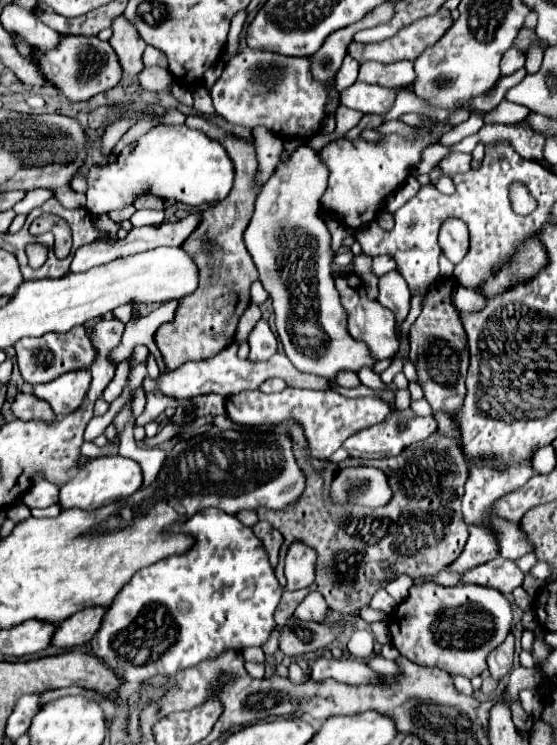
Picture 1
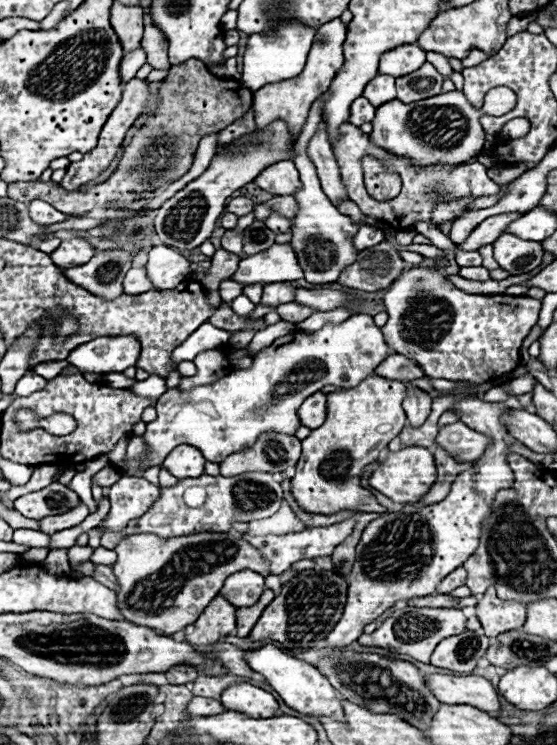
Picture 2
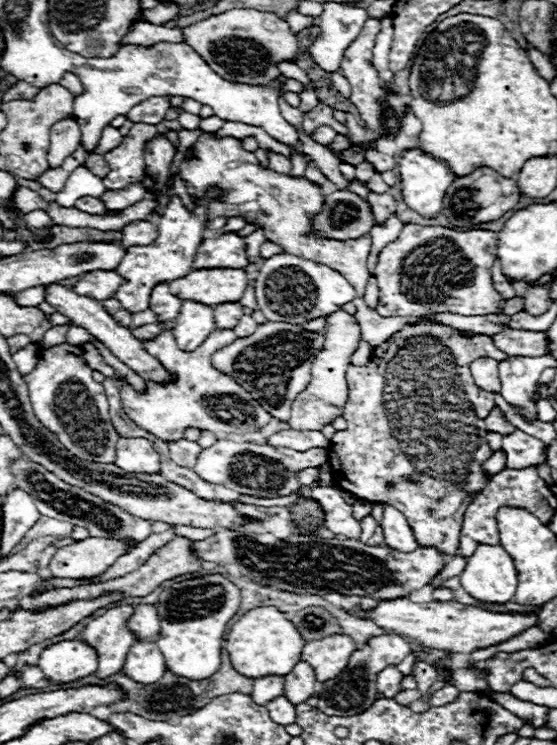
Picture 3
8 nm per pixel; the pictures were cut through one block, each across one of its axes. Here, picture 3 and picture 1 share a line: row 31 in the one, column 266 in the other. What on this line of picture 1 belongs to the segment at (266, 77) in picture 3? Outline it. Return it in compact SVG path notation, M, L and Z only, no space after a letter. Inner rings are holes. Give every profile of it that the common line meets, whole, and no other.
M298 144L290 160L280 164L270 176L270 180L262 186L256 198L254 216L244 232L244 242L258 268L264 290L272 298L272 306L276 314L276 330L286 350L286 356L300 372L334 380L336 374L342 370L358 372L360 368L374 368L378 360L370 356L370 348L366 348L366 344L354 340L348 334L346 310L342 308L338 290L334 288L334 278L330 274L332 272L330 264L334 254L330 252L330 234L324 220L320 218L320 206L318 206L318 200L326 190L326 180L328 180L328 170L318 160L318 152L312 150L308 144Z

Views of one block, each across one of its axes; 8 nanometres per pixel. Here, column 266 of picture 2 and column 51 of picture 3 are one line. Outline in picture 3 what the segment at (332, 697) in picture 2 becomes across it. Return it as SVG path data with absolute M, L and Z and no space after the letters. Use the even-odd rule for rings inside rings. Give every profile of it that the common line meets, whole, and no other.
M66 640L48 646L38 658L38 668L52 684L68 684L96 672L98 656L88 644Z

